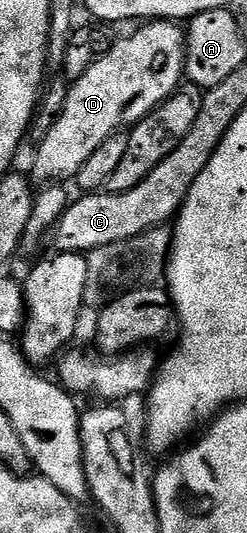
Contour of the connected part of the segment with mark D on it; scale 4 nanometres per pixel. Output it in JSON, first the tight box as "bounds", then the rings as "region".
{"bounds":[31,21,185,185],"region":[[[149,21],[138,31],[130,33],[126,39],[118,38],[110,51],[99,57],[83,73],[83,77],[72,80],[67,93],[67,105],[63,105],[63,113],[59,113],[59,121],[51,125],[51,133],[43,137],[41,143],[36,144],[37,156],[33,159],[33,175],[31,179],[37,185],[53,185],[58,181],[69,181],[77,176],[79,169],[111,137],[116,131],[122,130],[126,125],[135,125],[141,119],[146,119],[165,98],[172,95],[178,87],[182,86],[185,74],[185,32],[184,26],[173,21]]]}

